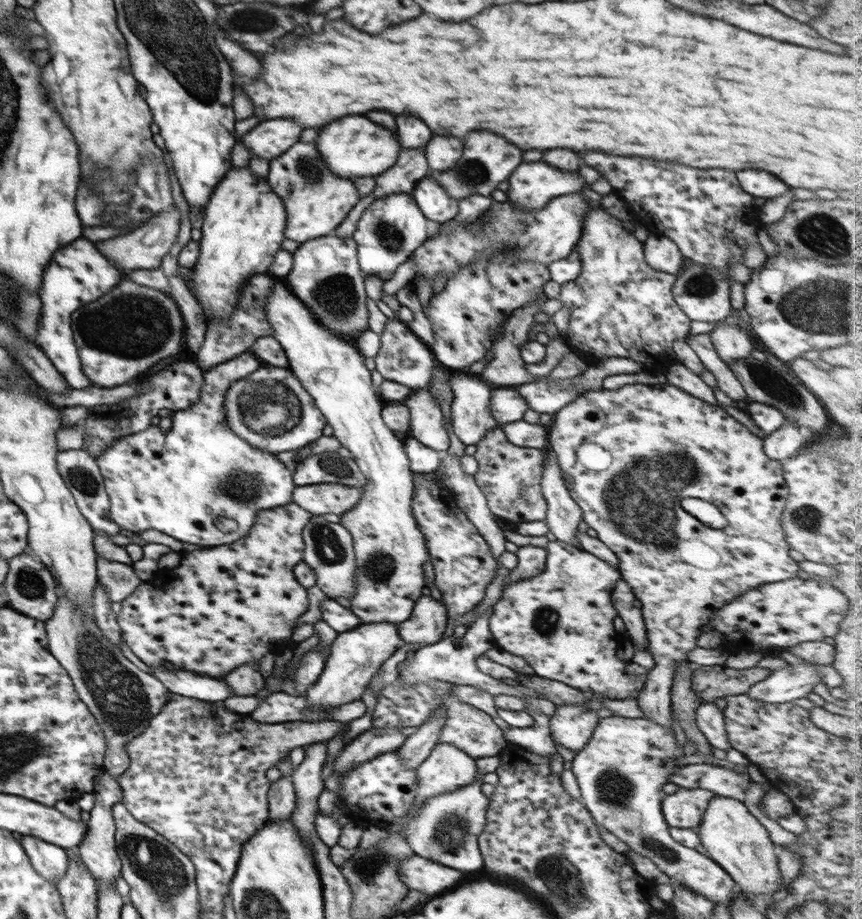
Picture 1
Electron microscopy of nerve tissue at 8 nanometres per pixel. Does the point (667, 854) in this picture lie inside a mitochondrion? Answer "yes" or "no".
yes

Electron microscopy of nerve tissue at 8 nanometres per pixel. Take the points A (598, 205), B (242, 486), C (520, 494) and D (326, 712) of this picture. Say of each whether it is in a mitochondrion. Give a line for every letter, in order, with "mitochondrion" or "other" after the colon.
A: other
B: mitochondrion
C: mitochondrion
D: other

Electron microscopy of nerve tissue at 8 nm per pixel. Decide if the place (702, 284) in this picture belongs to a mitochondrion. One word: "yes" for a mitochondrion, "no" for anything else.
yes

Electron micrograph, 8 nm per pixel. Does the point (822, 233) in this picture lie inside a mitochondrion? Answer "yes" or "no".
yes

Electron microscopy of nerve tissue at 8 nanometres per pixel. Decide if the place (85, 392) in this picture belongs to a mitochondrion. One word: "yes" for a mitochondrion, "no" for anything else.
no

